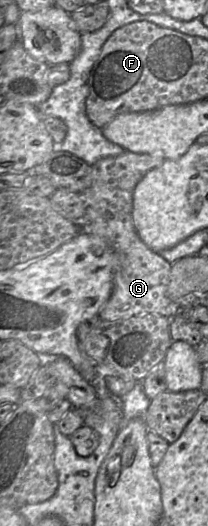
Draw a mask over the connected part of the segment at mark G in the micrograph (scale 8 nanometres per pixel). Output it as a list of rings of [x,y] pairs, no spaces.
[[[129,151],[102,158],[92,165],[91,185],[80,192],[85,204],[82,232],[102,238],[113,252],[113,289],[98,314],[102,320],[115,321],[145,314],[171,318],[174,313],[176,303],[167,297],[172,264],[144,244],[132,221],[136,185],[150,170],[160,167],[164,161],[161,156]]]

